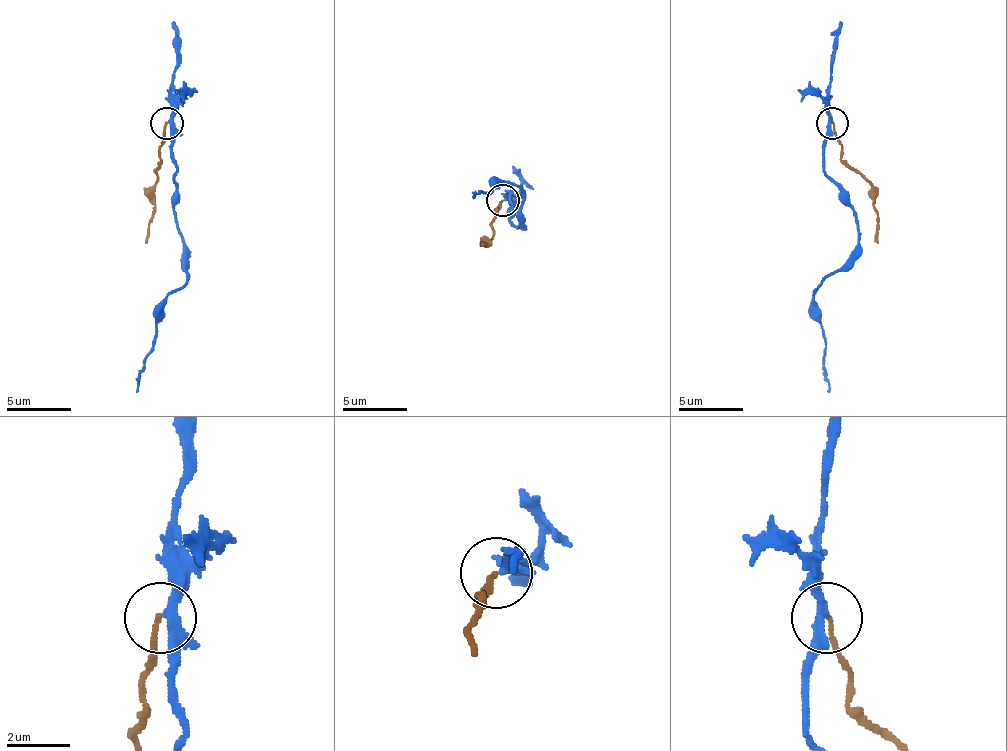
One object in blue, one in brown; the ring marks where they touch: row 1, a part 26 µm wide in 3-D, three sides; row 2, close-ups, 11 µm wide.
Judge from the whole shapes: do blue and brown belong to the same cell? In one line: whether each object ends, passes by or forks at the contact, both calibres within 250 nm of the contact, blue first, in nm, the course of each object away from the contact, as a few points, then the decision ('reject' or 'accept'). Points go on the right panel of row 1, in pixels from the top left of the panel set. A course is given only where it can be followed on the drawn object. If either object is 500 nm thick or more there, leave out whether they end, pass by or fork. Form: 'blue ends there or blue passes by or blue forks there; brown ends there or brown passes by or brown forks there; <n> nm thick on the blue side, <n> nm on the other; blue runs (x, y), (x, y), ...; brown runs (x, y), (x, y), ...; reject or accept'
blue forks there; brown ends there; 240 nm thick on the blue side, 140 nm on the other; blue runs (833, 124), (823, 172), (852, 208), (859, 247), (823, 280), (813, 296), (817, 319), (823, 325), (830, 393); brown runs (833, 124), (843, 156), (872, 189), (878, 244); reject

